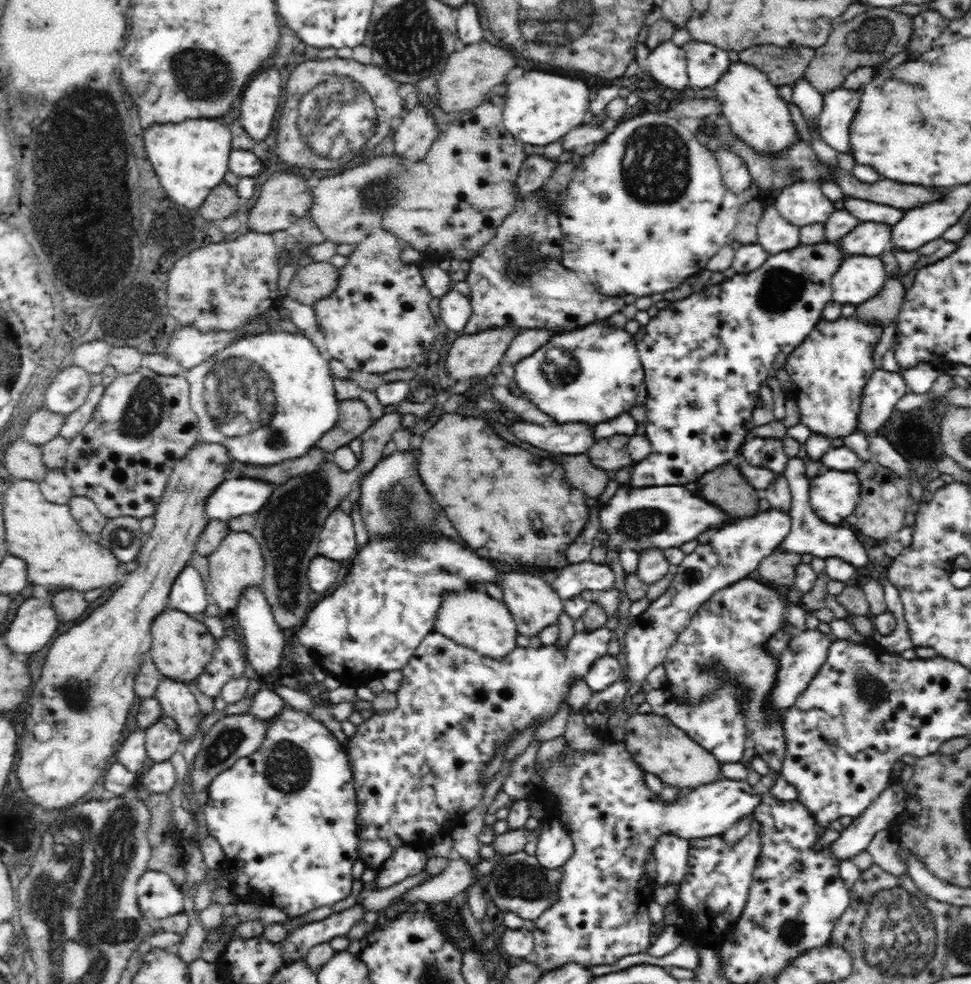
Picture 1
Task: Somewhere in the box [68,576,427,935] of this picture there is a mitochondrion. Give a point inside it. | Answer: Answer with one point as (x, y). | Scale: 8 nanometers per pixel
(288, 768)

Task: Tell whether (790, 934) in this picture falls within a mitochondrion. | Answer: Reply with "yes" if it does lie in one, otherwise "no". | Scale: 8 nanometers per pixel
yes

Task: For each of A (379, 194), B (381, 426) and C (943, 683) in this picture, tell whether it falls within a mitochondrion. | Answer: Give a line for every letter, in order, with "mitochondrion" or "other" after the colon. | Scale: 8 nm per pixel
A: mitochondrion
B: other
C: other

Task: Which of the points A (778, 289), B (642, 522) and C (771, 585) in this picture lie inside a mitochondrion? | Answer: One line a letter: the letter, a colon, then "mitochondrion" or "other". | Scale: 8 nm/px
A: mitochondrion
B: mitochondrion
C: other

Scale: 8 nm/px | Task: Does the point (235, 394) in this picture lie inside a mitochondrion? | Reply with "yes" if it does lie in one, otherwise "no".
yes

